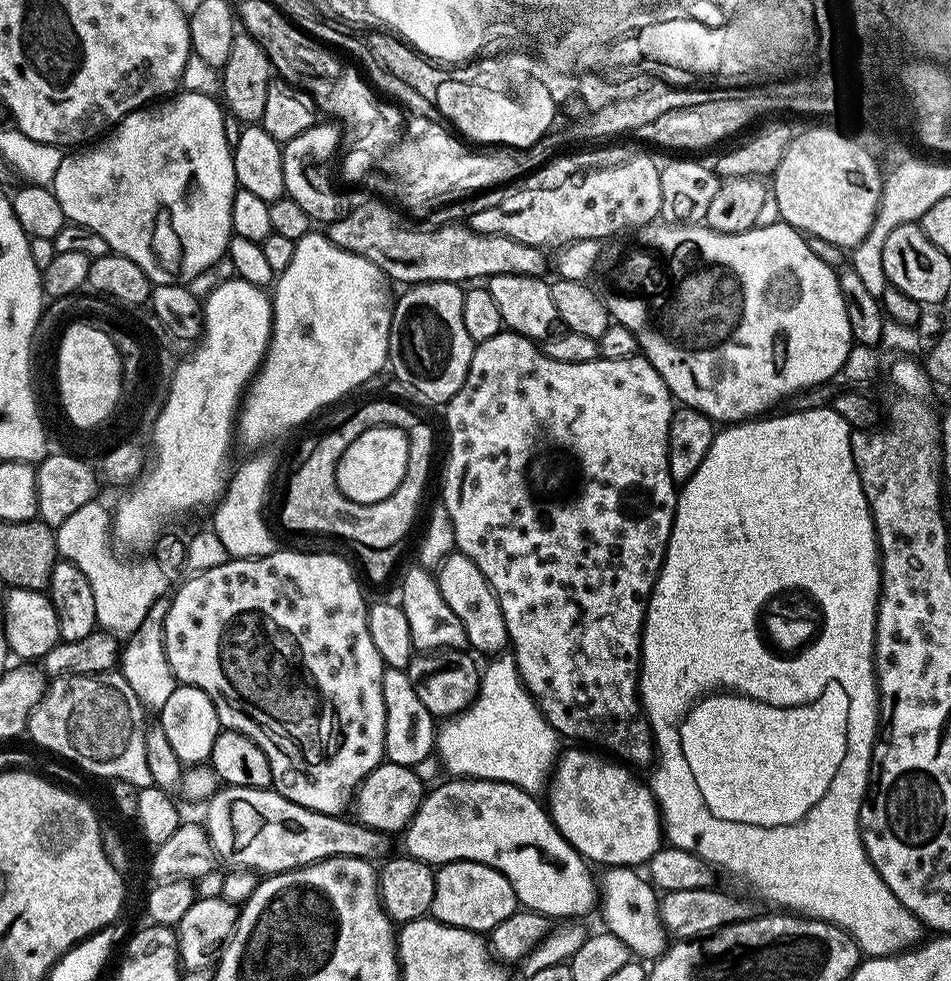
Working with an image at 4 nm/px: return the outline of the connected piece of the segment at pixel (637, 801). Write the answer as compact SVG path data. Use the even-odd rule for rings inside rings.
M580 746L568 747L559 753L546 785L546 807L556 829L570 842L570 846L574 846L574 850L578 850L580 855L593 865L647 865L650 857L662 846L662 817L659 808L656 807L656 798L652 795L651 787L647 783L639 784L627 772L629 769L615 759L605 758L603 755L595 756L592 753L595 751L585 750Z

